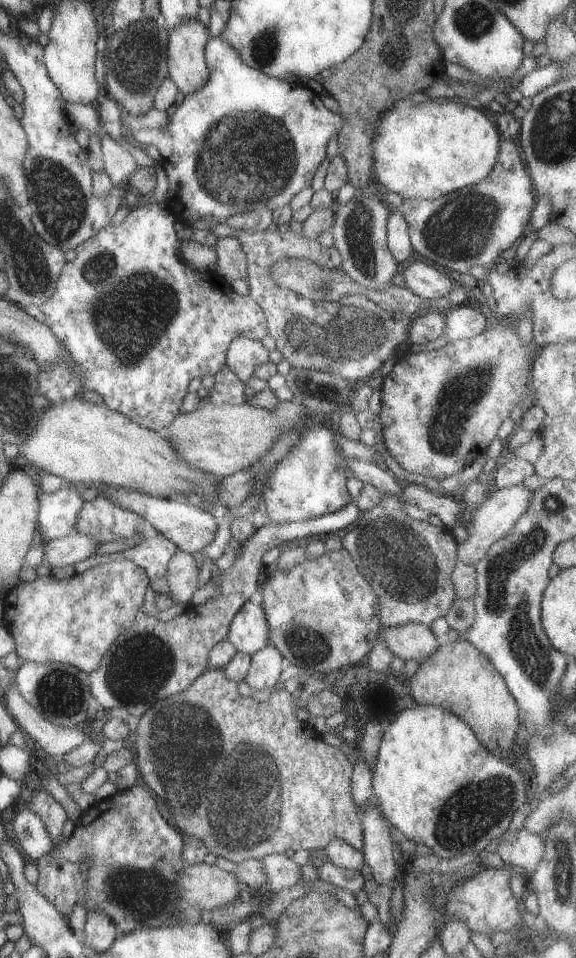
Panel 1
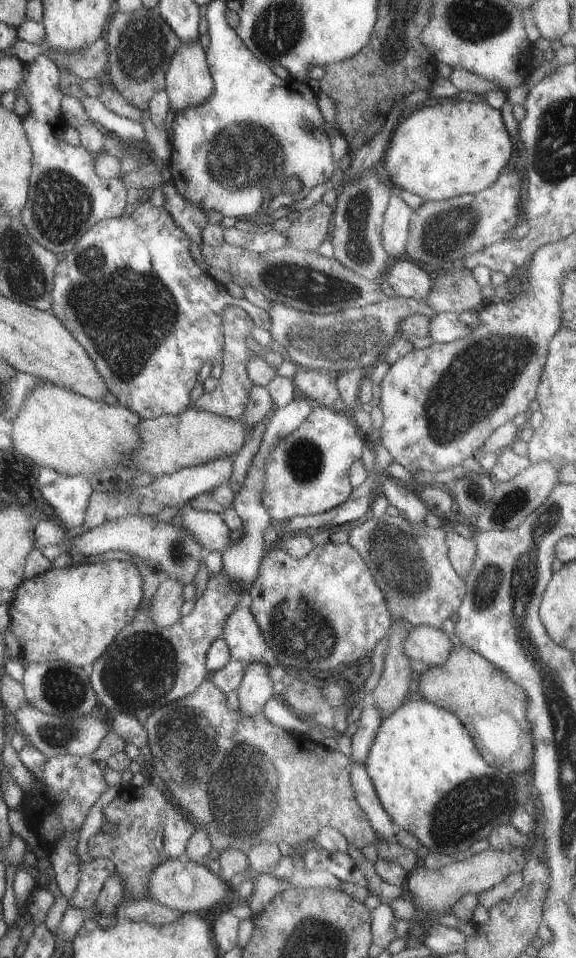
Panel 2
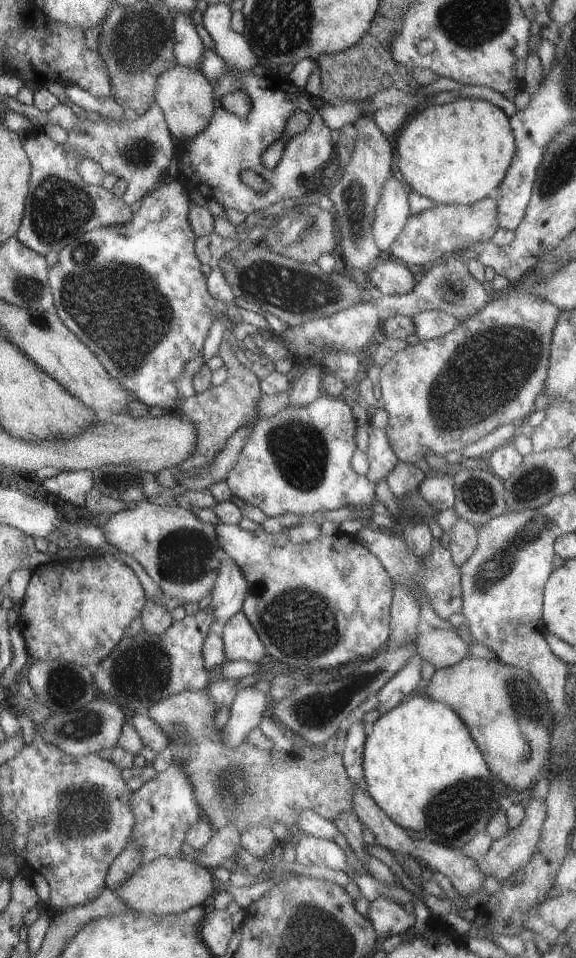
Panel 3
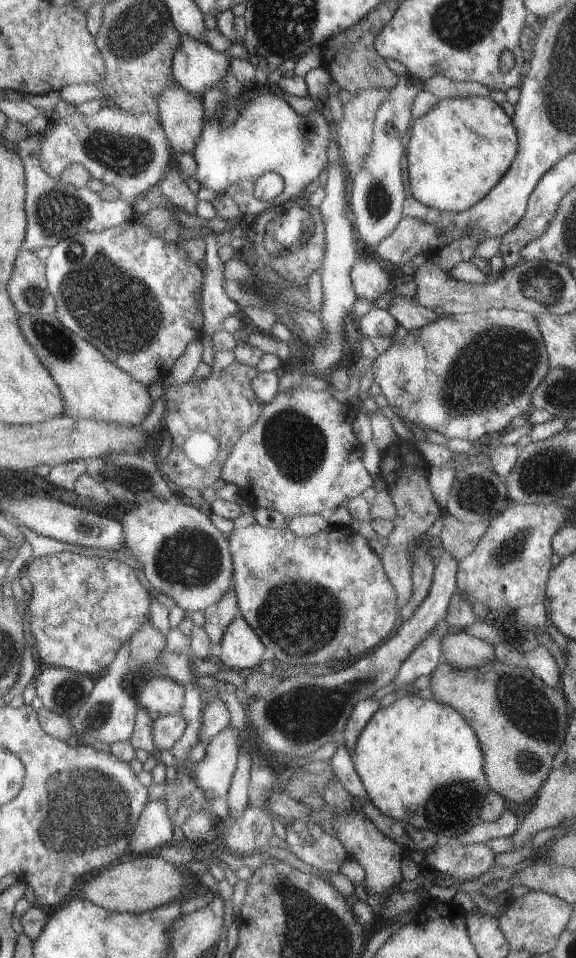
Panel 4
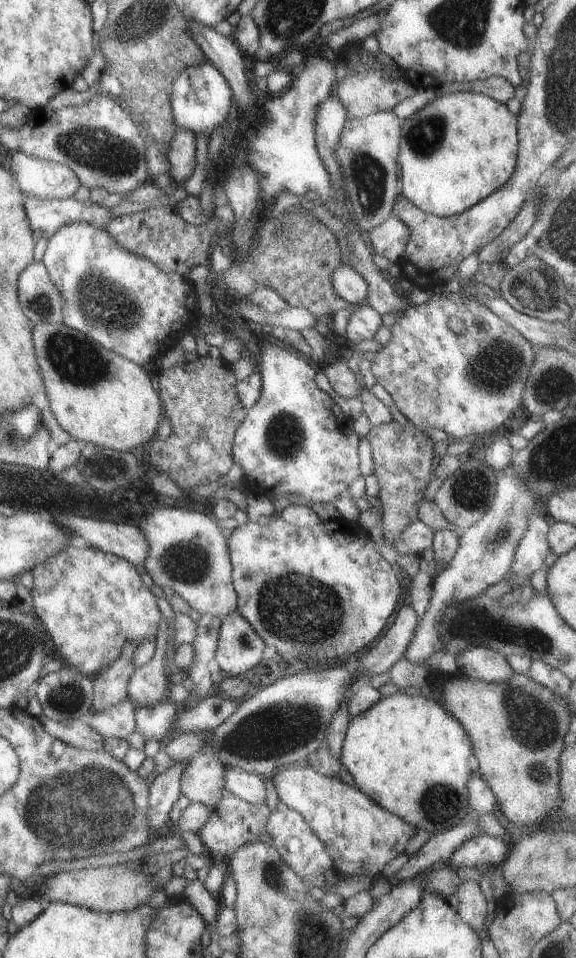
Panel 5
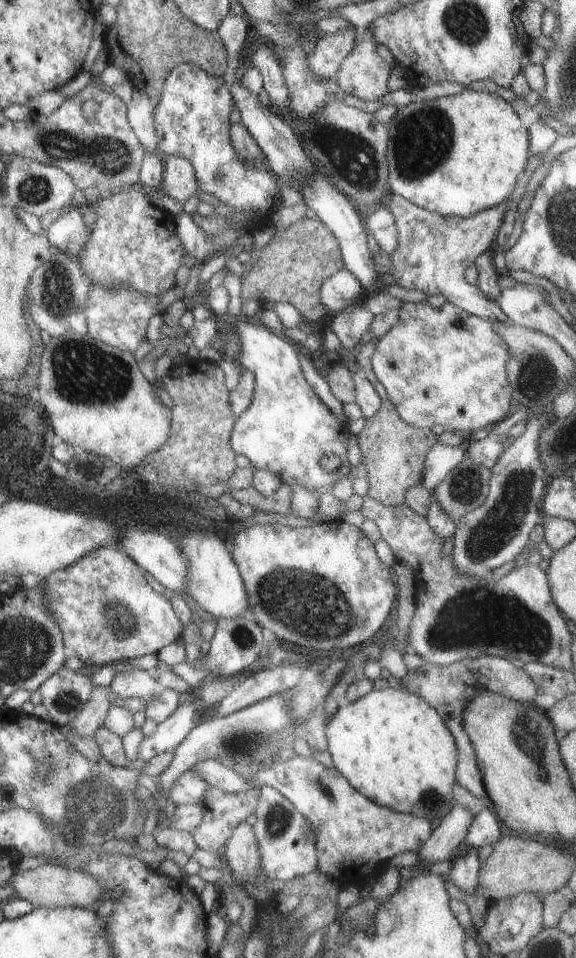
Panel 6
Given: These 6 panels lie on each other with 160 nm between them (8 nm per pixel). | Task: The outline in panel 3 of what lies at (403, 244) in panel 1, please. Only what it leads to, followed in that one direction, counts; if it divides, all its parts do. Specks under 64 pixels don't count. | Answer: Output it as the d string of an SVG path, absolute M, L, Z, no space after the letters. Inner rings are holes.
M396 173L382 186L370 226L372 241L382 253L388 252L390 244L409 218L408 193L409 190Z

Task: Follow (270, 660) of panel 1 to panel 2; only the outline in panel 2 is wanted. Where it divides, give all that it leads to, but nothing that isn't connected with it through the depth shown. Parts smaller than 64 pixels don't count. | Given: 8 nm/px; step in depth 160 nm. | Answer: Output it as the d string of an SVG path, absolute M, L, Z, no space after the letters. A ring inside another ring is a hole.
M260 660L252 662L244 670L242 679L235 689L238 700L238 711L245 716L251 716L261 711L268 698L275 696L269 678L268 666Z

